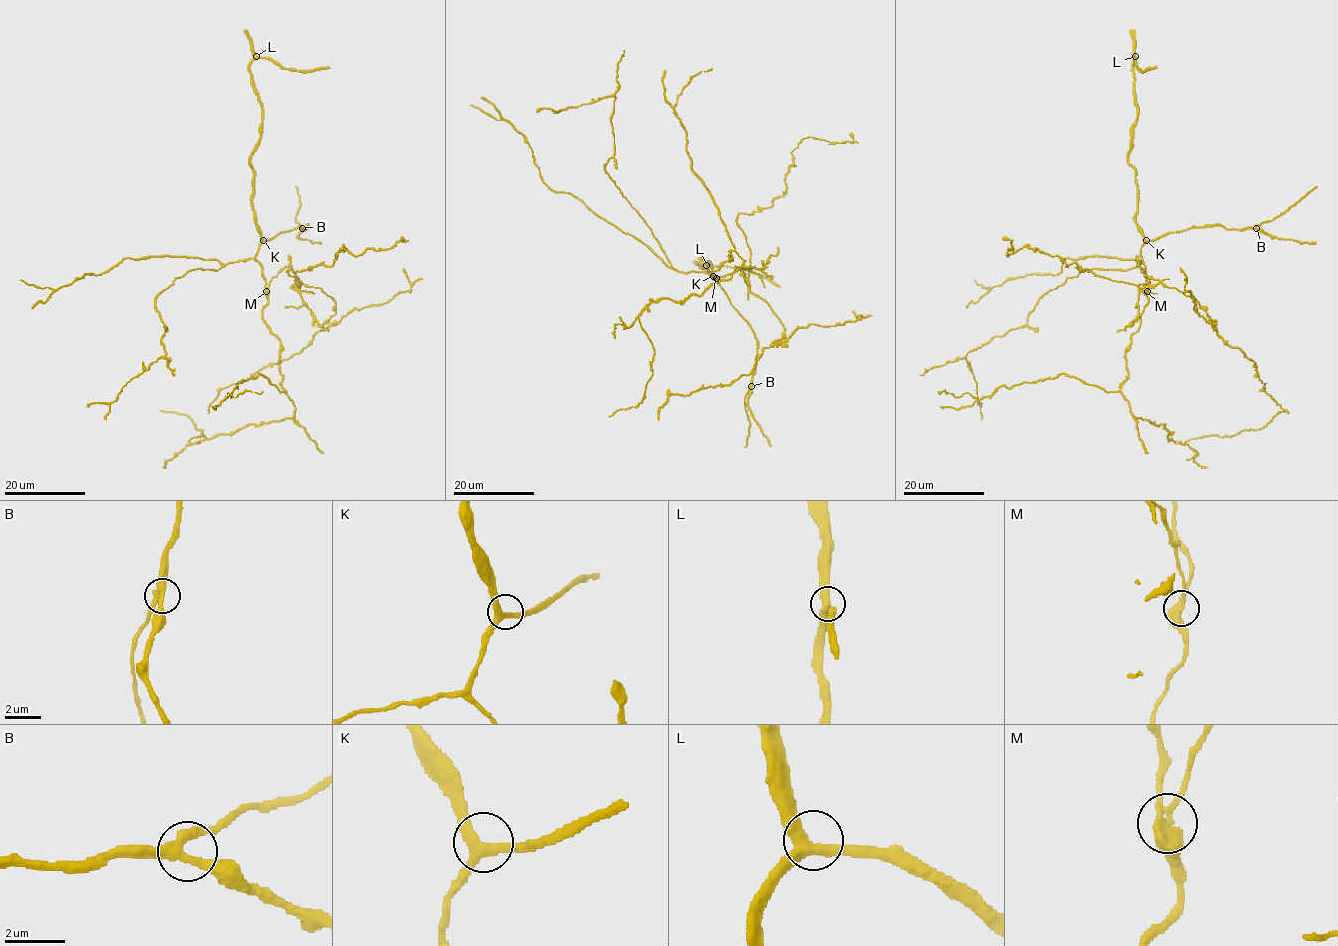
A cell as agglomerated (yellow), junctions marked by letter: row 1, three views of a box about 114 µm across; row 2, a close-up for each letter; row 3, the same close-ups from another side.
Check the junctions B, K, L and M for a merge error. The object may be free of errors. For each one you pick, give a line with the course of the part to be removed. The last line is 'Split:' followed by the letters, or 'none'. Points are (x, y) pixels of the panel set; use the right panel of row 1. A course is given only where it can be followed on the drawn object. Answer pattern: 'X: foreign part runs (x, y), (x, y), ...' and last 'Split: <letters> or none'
M: foreign part runs (1147, 291), (1147, 280), (1139, 266), (1143, 273), (1196, 301), (1217, 334), (1255, 363), (1264, 389), (1289, 412)
Split: M

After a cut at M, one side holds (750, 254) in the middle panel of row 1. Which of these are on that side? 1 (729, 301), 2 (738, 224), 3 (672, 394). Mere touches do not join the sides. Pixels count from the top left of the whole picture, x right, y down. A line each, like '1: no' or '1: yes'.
1: no
2: yes
3: yes

